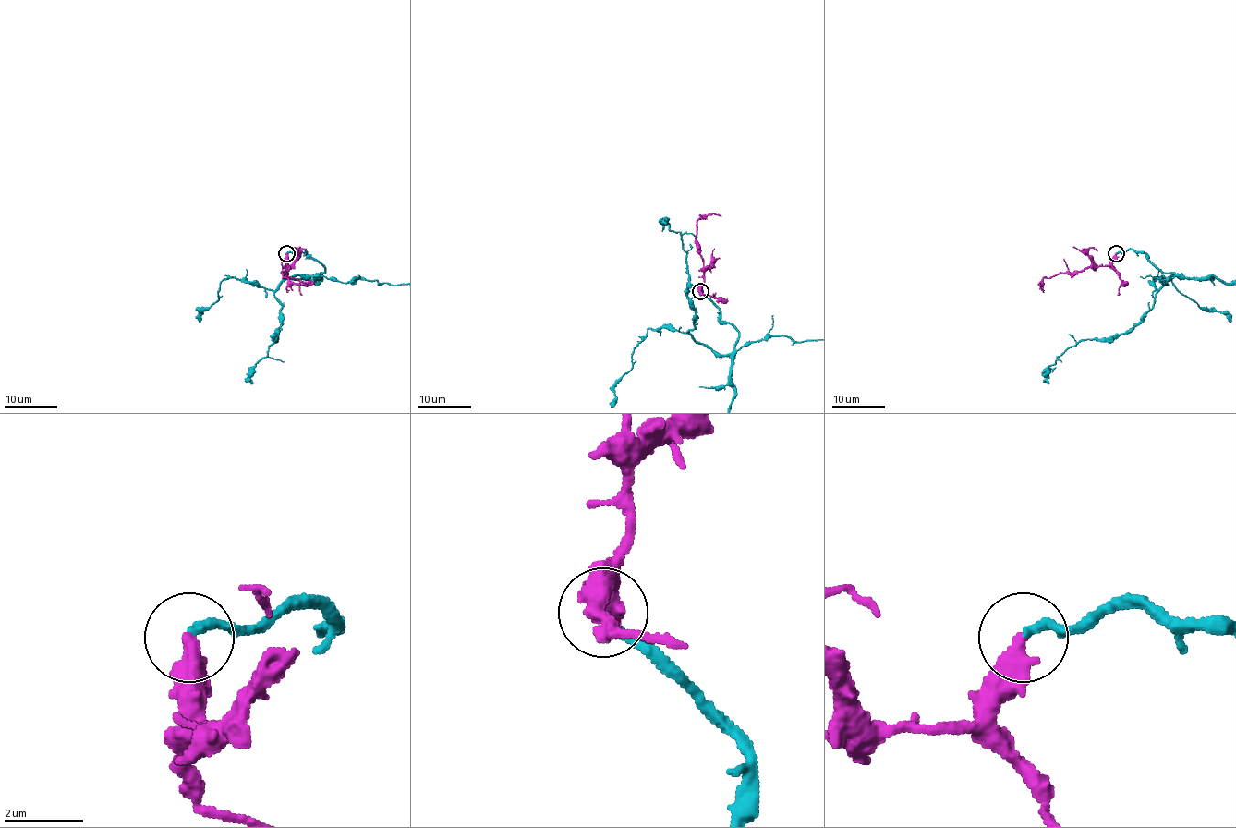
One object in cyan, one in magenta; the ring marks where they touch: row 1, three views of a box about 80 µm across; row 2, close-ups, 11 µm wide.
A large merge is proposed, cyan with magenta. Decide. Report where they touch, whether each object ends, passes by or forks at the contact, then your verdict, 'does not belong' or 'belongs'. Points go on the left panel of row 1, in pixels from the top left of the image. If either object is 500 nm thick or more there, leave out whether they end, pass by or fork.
place (286, 253); cyan ends; magenta ends; belongs

